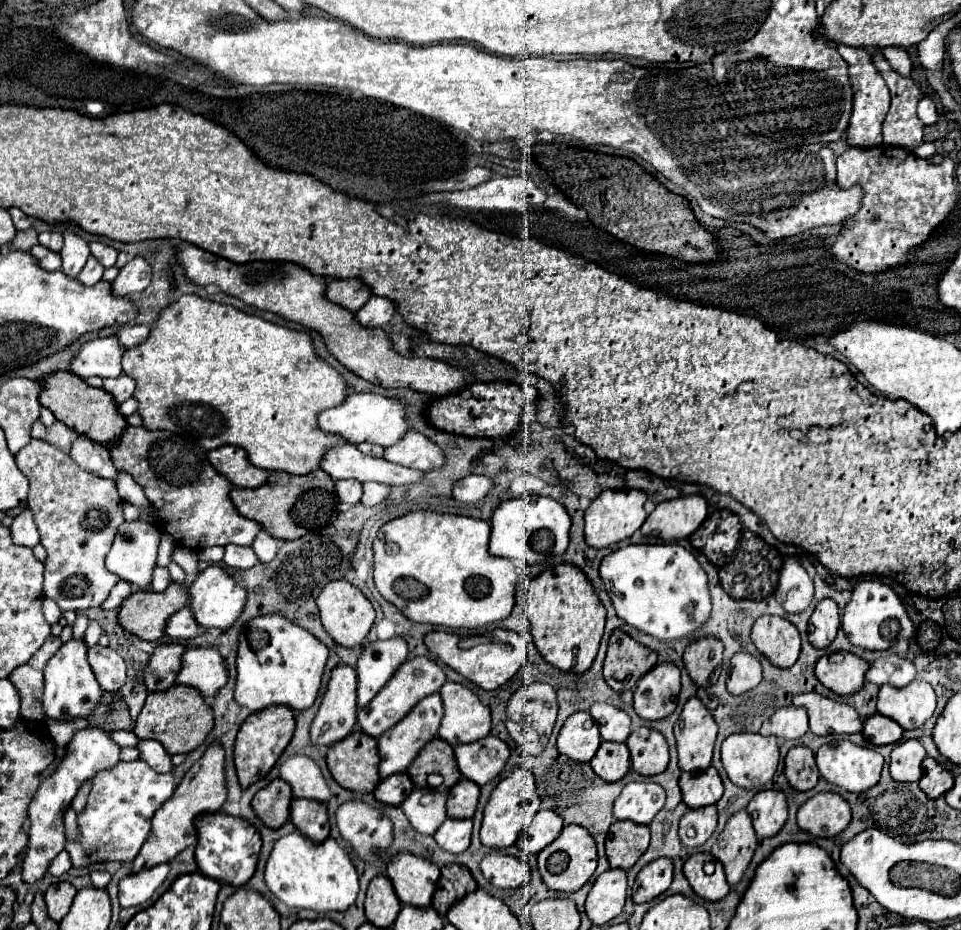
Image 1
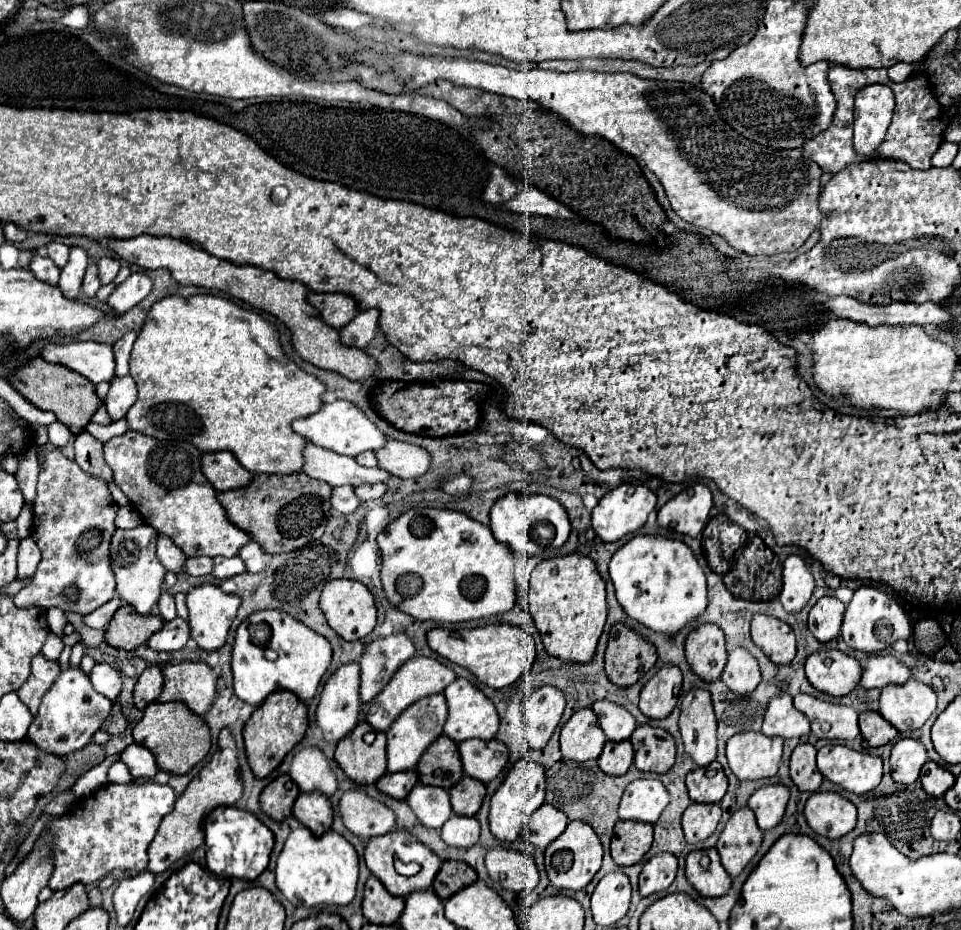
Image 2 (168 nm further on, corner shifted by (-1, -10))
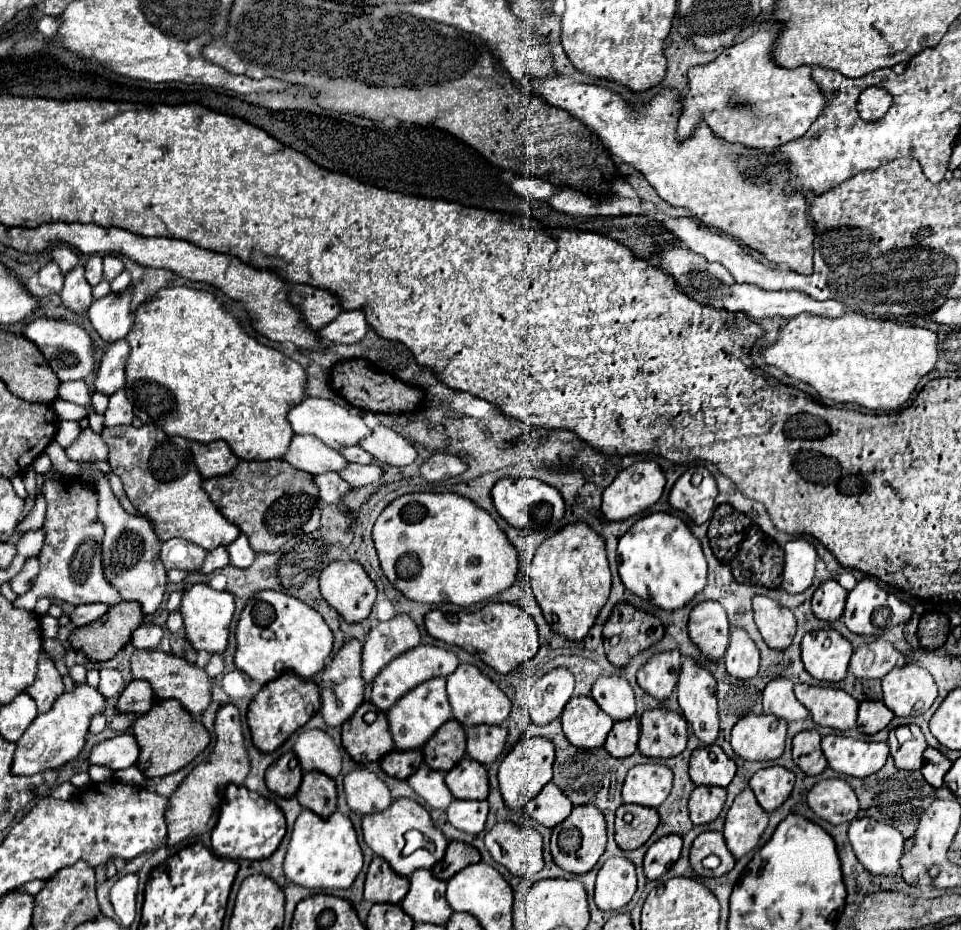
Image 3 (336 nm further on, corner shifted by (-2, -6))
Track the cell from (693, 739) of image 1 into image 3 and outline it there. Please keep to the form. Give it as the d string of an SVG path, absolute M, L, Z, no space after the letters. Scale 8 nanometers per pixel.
M684 659L678 679L678 703L682 717L700 739L702 747L714 745L718 739L718 709L716 709L716 679L710 671Z

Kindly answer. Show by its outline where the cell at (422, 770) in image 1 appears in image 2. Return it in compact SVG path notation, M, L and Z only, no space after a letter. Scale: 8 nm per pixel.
M447 735L437 737L421 755L417 771L419 781L425 785L451 787L453 783L457 783L463 775L457 743L453 743L453 739L449 739Z

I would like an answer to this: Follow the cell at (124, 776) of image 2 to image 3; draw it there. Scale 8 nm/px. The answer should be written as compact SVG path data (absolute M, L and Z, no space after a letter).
M92 765L90 771L88 771L88 775L90 775L90 779L92 779L94 783L114 779L114 771L112 771L112 769L106 769L104 765Z

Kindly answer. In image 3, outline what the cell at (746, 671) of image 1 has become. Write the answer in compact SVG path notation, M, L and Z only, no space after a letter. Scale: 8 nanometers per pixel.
M734 629L730 633L730 645L724 655L726 671L736 679L752 679L758 673L760 653L754 645L754 641L748 637L746 631Z

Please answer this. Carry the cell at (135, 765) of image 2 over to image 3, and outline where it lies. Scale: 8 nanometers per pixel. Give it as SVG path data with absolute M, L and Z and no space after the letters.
M120 735L98 743L90 753L90 763L106 765L114 771L120 771L136 765L138 757L140 757L140 747L134 735Z

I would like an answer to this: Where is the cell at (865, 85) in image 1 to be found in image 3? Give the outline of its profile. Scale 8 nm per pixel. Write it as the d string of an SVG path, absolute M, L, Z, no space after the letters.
M870 87L870 89L862 91L856 109L864 121L874 121L878 117L884 117L888 113L890 105L892 105L892 97L884 89Z

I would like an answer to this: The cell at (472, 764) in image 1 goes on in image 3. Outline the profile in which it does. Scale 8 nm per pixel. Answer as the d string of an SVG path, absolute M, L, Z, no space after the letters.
M490 725L466 727L468 757L482 765L490 765L504 751L506 735L508 735L508 731L504 727L490 727Z

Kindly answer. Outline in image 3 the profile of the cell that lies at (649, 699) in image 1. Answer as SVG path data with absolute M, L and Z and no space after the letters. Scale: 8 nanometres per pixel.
M668 651L652 657L640 671L638 671L638 685L644 693L652 695L658 701L670 697L678 683L682 661L678 651Z

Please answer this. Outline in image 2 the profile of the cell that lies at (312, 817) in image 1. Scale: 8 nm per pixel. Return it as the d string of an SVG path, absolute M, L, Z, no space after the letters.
M319 791L301 793L293 805L293 815L311 829L313 835L323 835L331 829L333 809L329 797Z

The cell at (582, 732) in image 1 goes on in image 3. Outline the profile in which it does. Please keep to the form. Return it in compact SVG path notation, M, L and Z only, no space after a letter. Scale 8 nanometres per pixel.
M572 697L562 711L562 731L574 747L596 749L604 745L614 721L590 697Z

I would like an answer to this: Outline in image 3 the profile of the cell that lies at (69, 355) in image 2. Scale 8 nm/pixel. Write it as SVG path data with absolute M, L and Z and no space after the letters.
M36 319L26 325L24 337L28 337L32 343L38 345L38 349L46 357L46 363L52 367L52 371L58 375L60 381L86 379L88 375L94 373L94 365L96 365L94 341L90 339L90 335L82 327L78 327L74 323L66 323L66 321Z

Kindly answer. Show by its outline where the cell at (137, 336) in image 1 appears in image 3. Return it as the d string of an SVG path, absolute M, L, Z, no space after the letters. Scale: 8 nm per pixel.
M118 339L114 343L108 345L98 373L96 373L96 381L94 381L94 391L112 395L114 391L122 389L126 385L126 361L130 355L130 345L126 339Z

